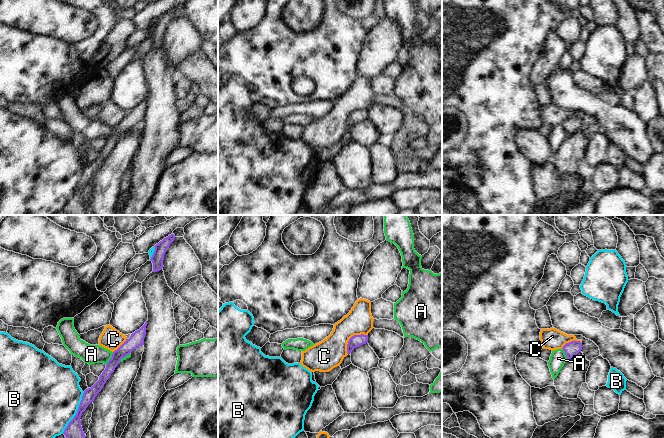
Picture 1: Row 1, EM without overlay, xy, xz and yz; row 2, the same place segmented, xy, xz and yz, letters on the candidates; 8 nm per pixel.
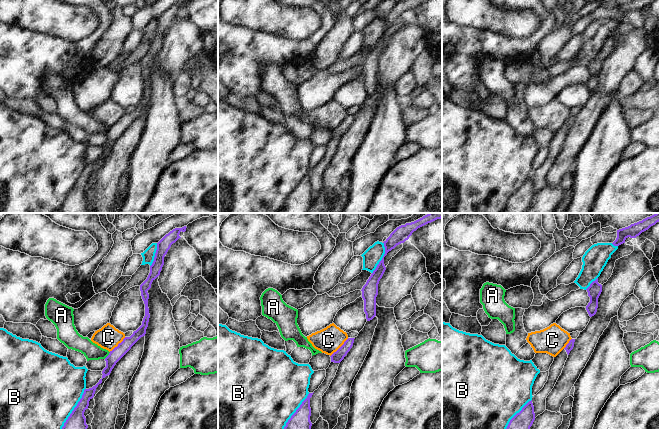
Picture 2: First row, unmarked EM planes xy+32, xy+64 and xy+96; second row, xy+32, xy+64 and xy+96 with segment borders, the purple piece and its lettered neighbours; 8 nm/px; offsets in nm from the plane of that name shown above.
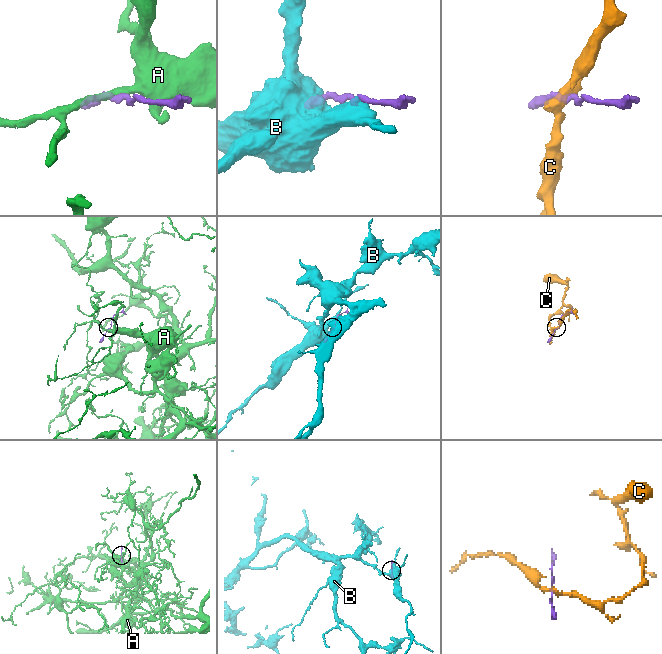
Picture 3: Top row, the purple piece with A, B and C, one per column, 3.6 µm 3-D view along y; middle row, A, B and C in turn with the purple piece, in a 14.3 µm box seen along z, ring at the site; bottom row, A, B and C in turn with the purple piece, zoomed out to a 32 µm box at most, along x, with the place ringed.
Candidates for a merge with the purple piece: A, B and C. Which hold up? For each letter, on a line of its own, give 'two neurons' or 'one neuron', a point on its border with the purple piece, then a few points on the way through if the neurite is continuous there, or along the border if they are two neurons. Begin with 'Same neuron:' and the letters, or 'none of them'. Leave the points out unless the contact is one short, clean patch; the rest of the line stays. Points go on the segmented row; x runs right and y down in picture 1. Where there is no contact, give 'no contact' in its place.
Same neuron: none of them
A: two neurons | xy (111, 358) | along xy (113, 352), (106, 364)
B: two neurons | xy (76, 413)
C: two neurons | xz (351, 337) | along xz (367, 334), (354, 334), (348, 341), (346, 352)

